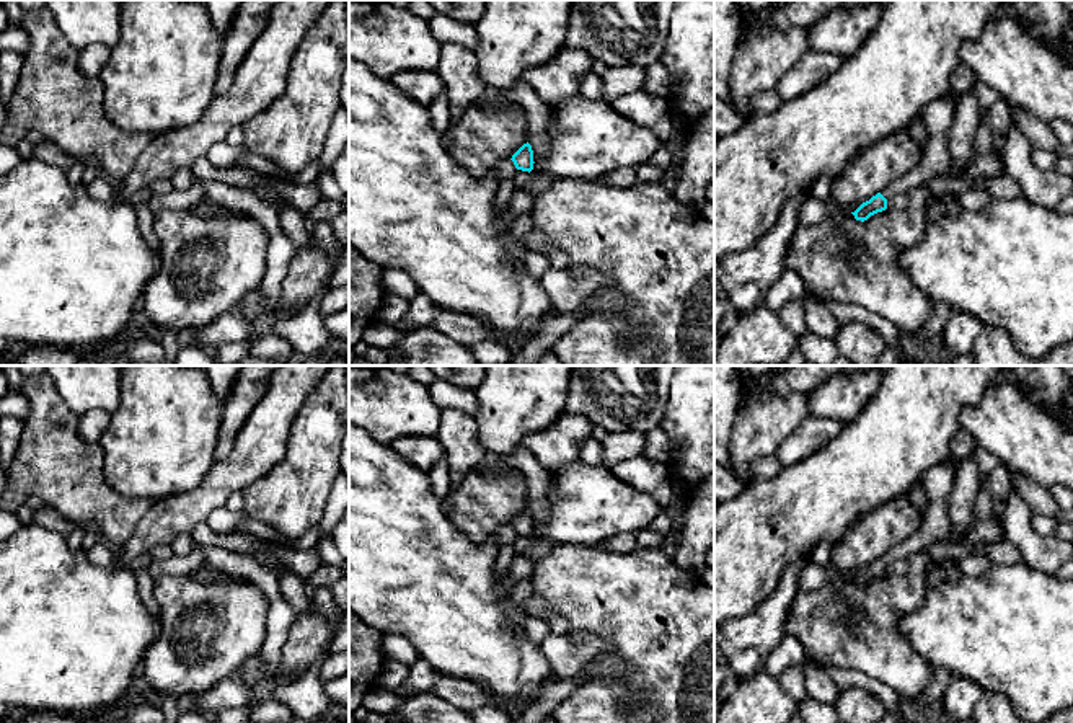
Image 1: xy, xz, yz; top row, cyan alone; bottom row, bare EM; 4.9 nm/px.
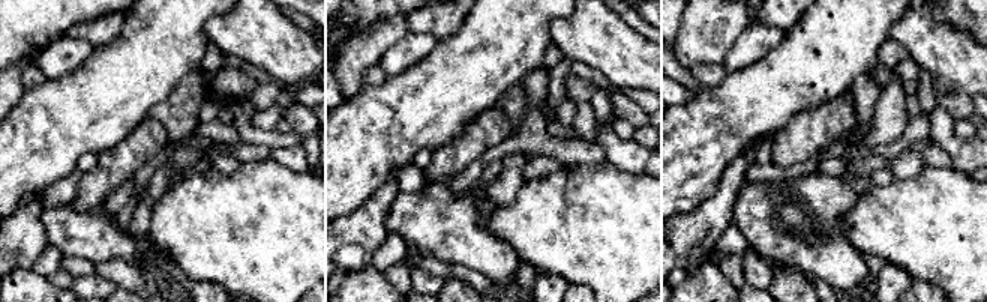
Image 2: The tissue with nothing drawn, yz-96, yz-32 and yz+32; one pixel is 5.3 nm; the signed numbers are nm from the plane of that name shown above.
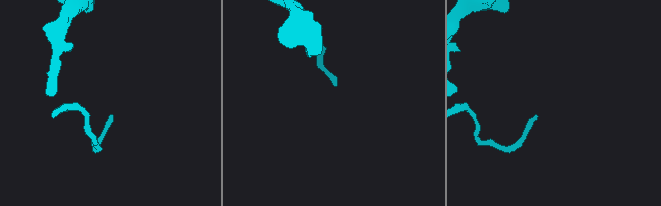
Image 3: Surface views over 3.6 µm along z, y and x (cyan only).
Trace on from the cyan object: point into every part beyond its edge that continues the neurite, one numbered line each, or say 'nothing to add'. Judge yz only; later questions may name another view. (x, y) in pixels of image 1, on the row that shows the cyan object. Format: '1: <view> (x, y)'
1: yz (938, 115)

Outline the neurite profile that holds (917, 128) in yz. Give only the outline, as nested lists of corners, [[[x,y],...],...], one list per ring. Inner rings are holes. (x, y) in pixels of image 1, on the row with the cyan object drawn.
[[[921,114],[916,116],[905,129],[921,147],[925,145],[928,131]]]

